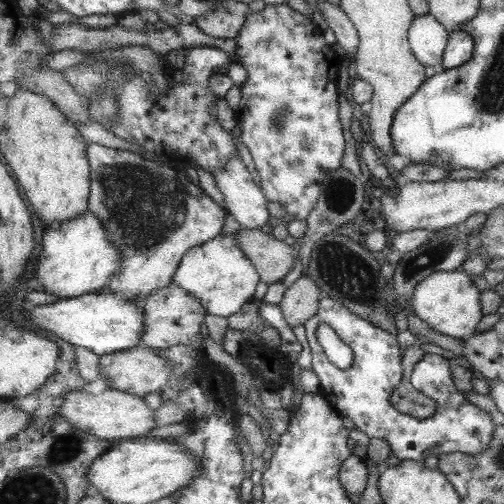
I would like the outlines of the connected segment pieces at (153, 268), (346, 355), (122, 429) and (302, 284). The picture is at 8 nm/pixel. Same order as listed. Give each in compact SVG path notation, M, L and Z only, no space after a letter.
M87 142L90 165L89 211L106 229L107 239L119 251L119 268L110 280L96 292L119 293L140 306L151 292L172 282L183 253L221 233L226 209L213 202L195 183L190 174L153 161L148 156L127 150L107 148Z
M319 322L315 328L315 339L325 353L327 360L338 369L345 369L352 361L352 350L339 339L334 330L325 322Z
M110 388L101 390L99 394L75 390L65 395L58 406L59 416L76 430L83 430L86 434L111 442L141 437L156 427L154 412L143 403L142 398Z
M298 275L289 288L285 288L277 304L283 320L291 329L305 323L317 310L320 298L319 289L307 275Z

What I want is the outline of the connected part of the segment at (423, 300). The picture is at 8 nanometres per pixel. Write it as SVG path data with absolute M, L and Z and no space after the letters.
M463 270L431 272L413 289L411 307L415 315L435 332L458 338L470 337L484 315L481 307L481 285L463 273Z

